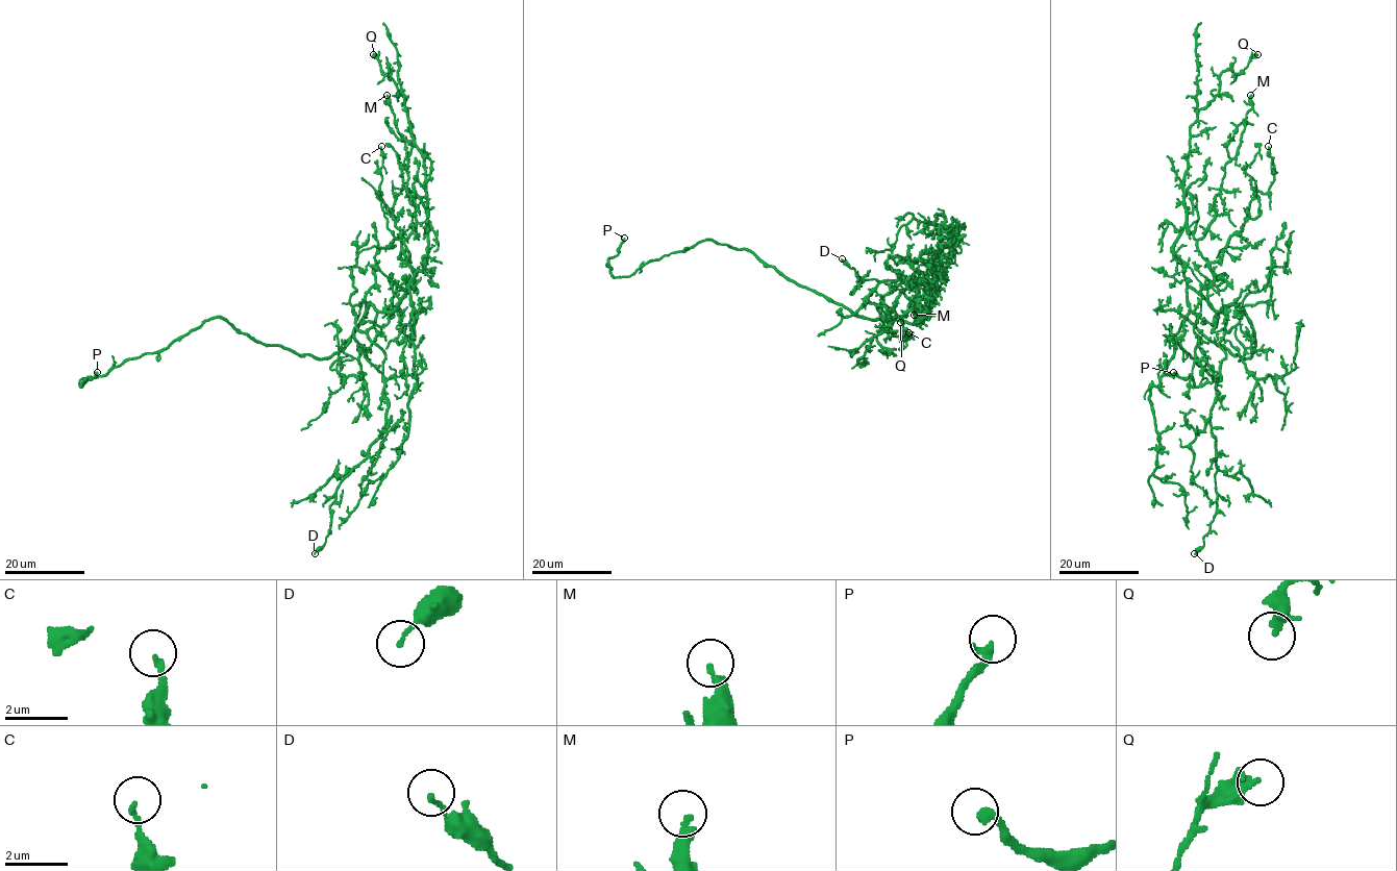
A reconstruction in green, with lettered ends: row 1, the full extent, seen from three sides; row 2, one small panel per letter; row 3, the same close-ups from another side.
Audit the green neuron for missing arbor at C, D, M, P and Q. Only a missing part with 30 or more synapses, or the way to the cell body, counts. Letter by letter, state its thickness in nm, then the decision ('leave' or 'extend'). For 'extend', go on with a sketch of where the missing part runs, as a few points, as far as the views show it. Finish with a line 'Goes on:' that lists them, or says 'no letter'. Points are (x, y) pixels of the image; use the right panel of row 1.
C: 160 nm thick; leave
D: 140 nm thick; leave
M: 320 nm thick; leave
P: 280 nm thick; extend; missing branch runs (1173, 372), (1127, 436), (1123, 462), (1118, 470)
Q: 220 nm thick; leave
Goes on: P

